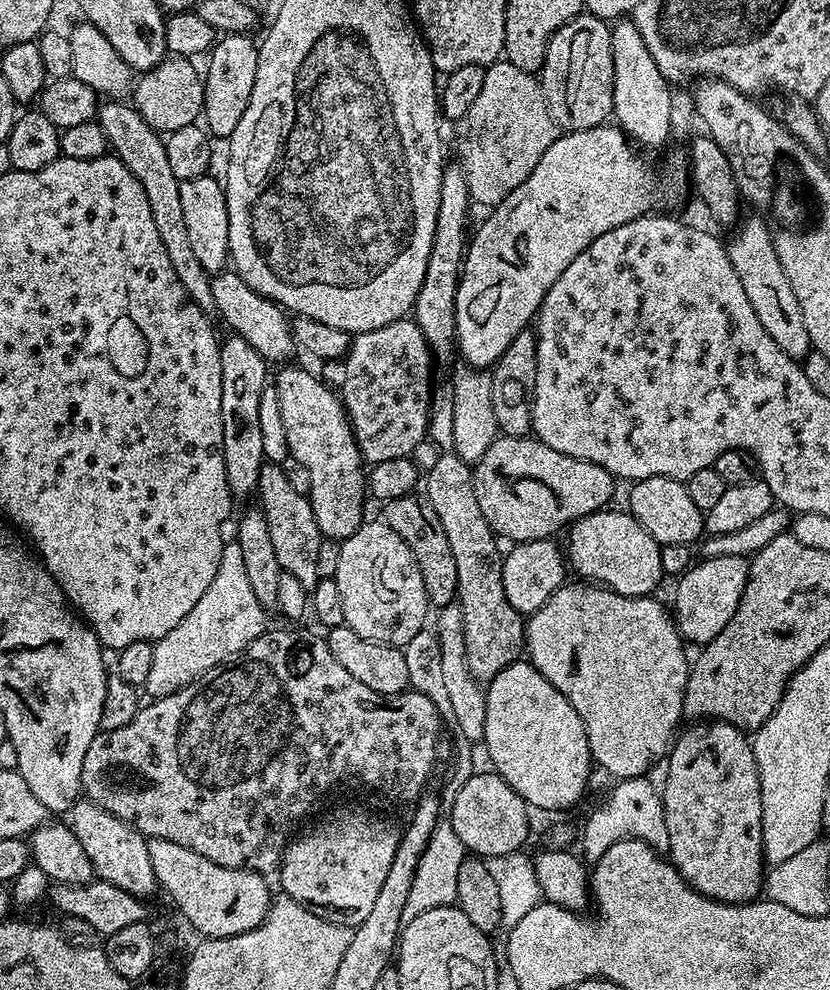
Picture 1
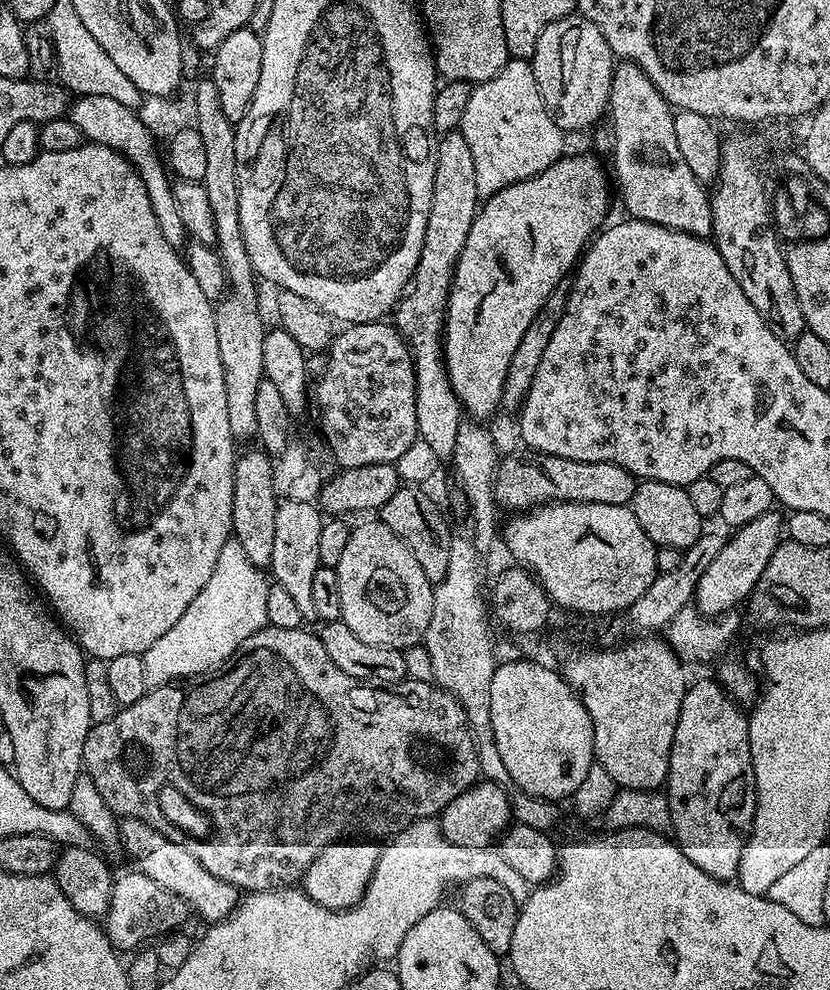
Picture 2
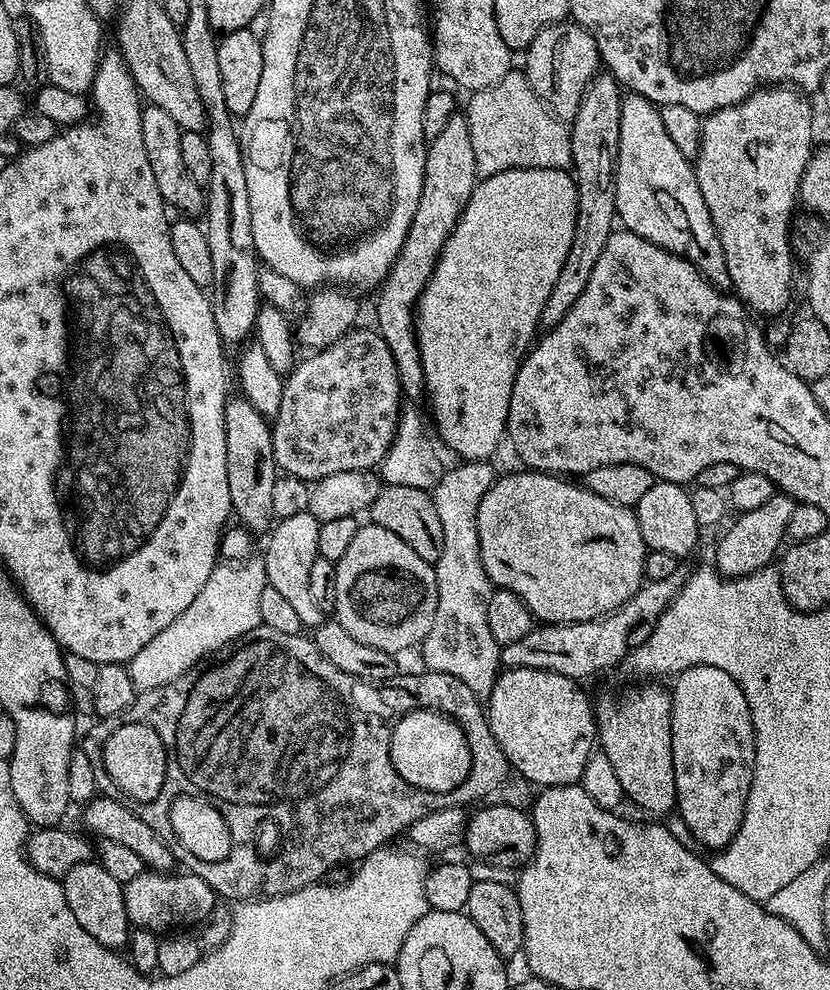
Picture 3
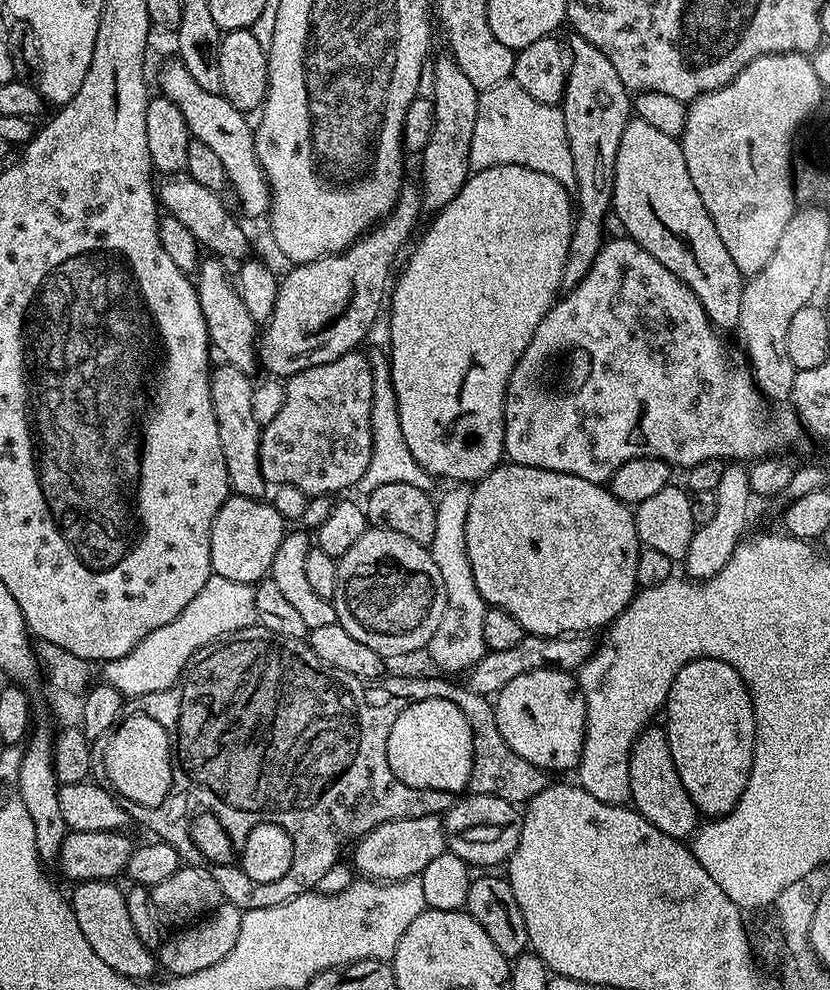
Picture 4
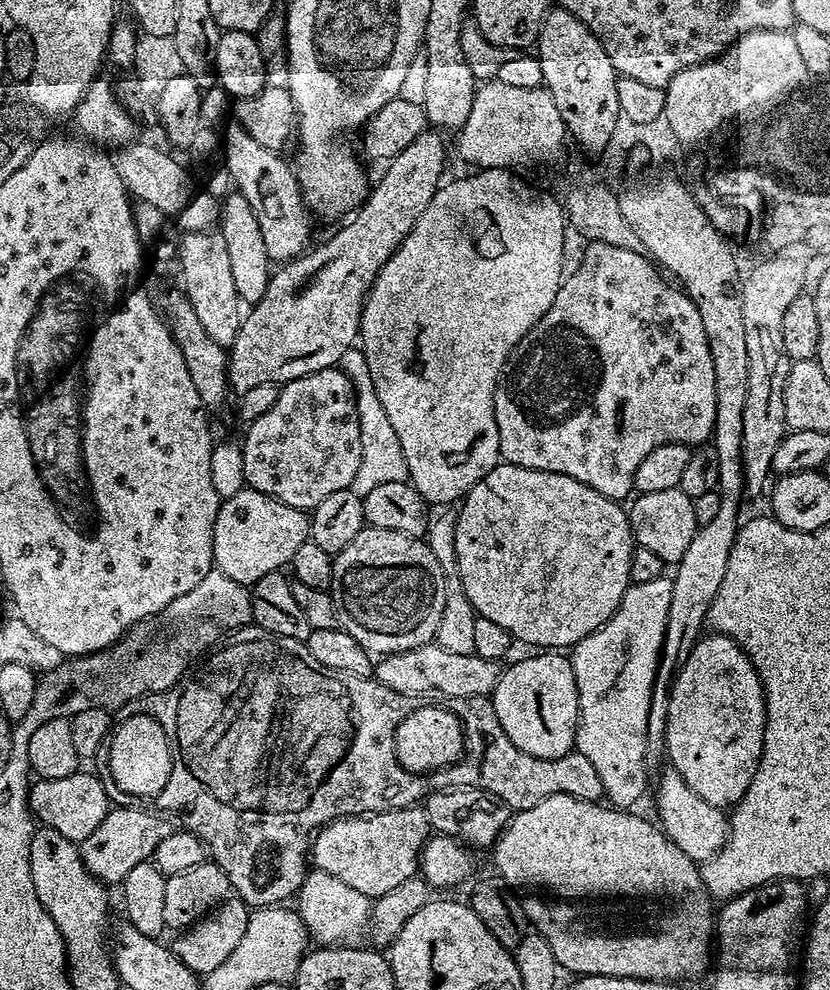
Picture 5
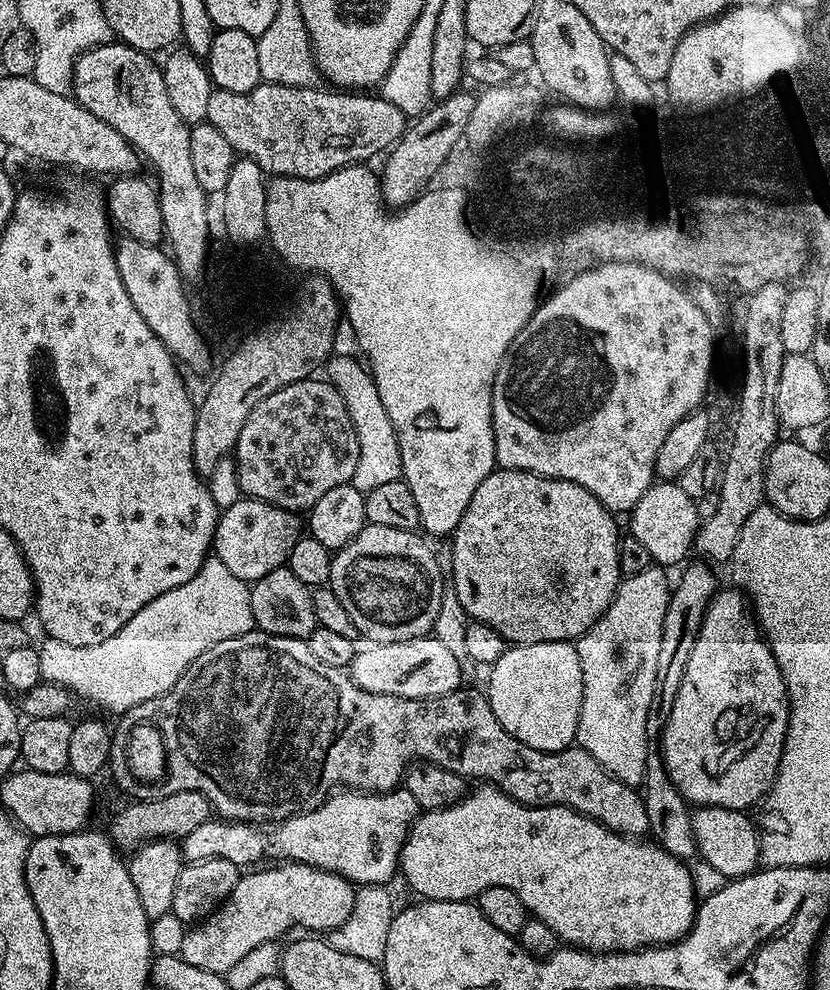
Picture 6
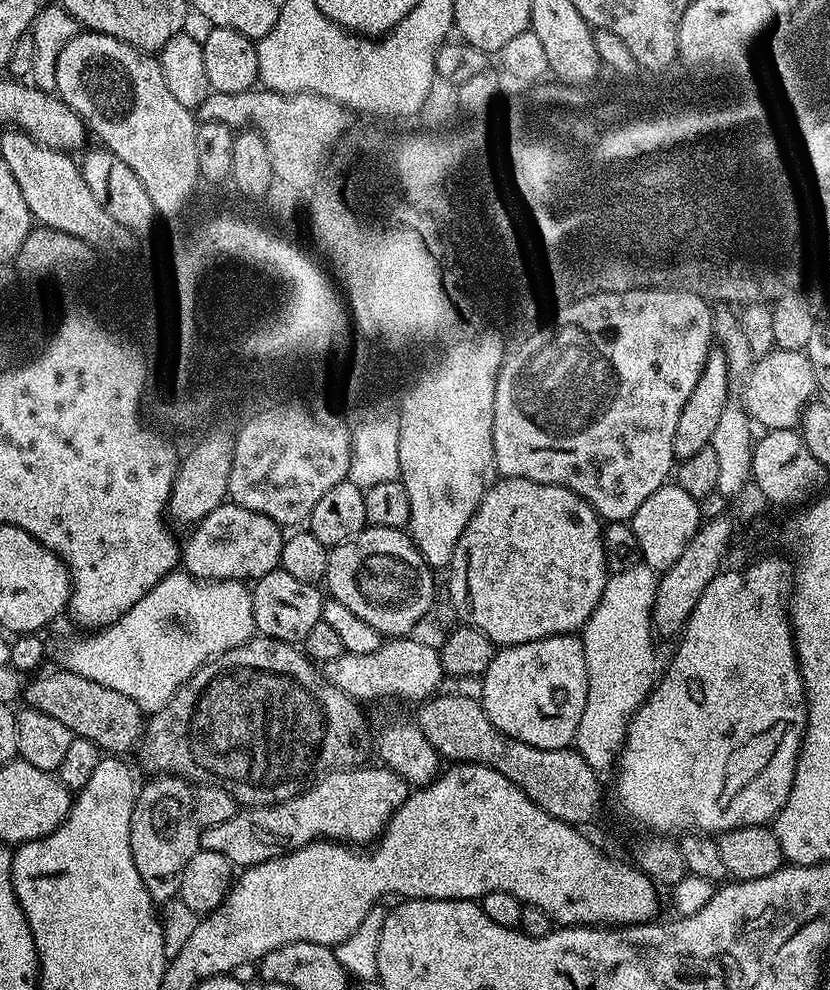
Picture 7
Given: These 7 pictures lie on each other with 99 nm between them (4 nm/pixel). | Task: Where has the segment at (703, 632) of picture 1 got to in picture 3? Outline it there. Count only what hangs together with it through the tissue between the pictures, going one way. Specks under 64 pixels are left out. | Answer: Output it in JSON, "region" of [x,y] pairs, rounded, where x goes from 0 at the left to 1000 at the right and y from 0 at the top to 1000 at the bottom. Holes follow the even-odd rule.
{"region":[[[936,499],[928,503],[928,507],[923,507],[923,511],[913,511],[913,515],[890,518],[886,522],[888,525],[873,535],[872,542],[863,554],[863,567],[860,567],[863,577],[870,582],[881,584],[902,582],[914,574],[927,573],[941,557],[940,544],[946,544],[952,519],[957,519],[959,510],[960,506],[954,502]]]}

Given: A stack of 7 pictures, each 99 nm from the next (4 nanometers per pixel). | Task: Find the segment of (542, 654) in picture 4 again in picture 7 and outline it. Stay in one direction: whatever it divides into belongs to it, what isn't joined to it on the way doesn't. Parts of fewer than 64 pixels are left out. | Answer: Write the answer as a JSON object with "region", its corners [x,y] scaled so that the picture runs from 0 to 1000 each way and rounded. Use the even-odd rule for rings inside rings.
{"region":[[[464,645],[455,657],[449,657],[446,661],[413,659],[407,665],[398,665],[388,672],[390,684],[430,709],[455,703],[483,703],[487,707],[510,708],[529,696],[525,694],[529,693],[530,686],[536,686],[537,680],[529,658],[506,646],[496,645]]]}

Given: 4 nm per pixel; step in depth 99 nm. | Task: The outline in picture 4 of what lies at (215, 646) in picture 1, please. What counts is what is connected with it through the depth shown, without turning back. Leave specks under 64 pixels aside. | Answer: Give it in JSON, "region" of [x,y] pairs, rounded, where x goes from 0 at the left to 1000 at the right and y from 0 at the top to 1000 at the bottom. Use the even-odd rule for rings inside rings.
{"region":[[[257,580],[243,597],[234,600],[234,608],[229,608],[229,612],[224,612],[210,628],[190,632],[190,636],[176,640],[176,644],[171,644],[157,661],[129,668],[124,672],[124,686],[151,705],[186,701],[210,693],[220,684],[223,675],[239,656],[278,642],[288,634],[301,634],[308,630],[307,599],[308,595],[302,590],[277,588],[277,584]]]}

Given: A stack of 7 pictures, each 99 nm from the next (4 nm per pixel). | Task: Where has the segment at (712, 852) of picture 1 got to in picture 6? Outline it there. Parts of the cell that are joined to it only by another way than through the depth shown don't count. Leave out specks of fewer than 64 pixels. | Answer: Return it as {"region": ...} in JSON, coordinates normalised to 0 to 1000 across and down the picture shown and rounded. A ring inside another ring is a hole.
{"region":[[[864,597],[858,610],[851,616],[851,624],[846,628],[846,632],[841,636],[841,644],[836,648],[836,657],[831,657],[831,666],[827,669],[827,681],[822,681],[822,689],[817,693],[817,705],[812,705],[812,717],[807,717],[807,725],[800,734],[798,759],[802,778],[807,782],[812,794],[824,803],[825,808],[839,814],[901,818],[905,817],[905,812],[911,814],[919,809],[937,782],[937,774],[945,761],[945,742],[949,740],[949,698],[947,689],[942,685],[942,679],[937,677],[937,669],[933,669],[933,661],[928,657],[924,645],[918,644],[916,631],[911,628],[902,607],[895,598],[881,597]]]}

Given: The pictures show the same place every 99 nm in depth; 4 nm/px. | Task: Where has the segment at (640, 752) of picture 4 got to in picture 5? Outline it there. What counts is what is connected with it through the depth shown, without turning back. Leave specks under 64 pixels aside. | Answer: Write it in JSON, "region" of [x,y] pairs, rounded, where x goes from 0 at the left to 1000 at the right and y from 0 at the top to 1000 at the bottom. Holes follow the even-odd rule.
{"region":[[[801,775],[794,781],[793,787],[795,789],[792,792],[789,789],[788,792],[792,824],[789,827],[807,846],[807,851],[812,851],[812,855],[817,855],[817,859],[831,863],[831,867],[840,871],[860,867],[865,863],[865,859],[870,859],[870,855],[877,849],[880,828],[873,817],[863,816],[855,810],[841,806],[841,802],[836,802],[836,798],[831,798],[831,794],[827,794],[822,782],[817,782],[814,776]]]}

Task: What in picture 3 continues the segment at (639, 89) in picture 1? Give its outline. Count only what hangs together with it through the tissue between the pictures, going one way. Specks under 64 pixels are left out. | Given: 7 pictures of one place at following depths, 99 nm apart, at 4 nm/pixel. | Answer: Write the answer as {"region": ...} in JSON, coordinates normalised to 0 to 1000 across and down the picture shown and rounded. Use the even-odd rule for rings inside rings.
{"region":[[[757,95],[749,100],[742,161],[742,216],[755,233],[807,253],[814,259],[825,259],[857,287],[877,287],[870,244],[846,200],[846,192],[841,192],[835,163],[812,147],[807,135],[802,135],[802,127],[798,127],[795,109],[777,97]]]}

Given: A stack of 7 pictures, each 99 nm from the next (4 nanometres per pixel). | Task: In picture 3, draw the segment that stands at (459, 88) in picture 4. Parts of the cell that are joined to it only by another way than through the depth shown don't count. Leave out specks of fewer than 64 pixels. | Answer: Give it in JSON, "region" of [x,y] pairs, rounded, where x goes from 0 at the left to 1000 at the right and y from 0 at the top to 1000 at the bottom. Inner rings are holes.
{"region":[[[563,116],[545,117],[537,127],[529,132],[529,136],[516,145],[513,156],[513,172],[508,184],[508,200],[504,200],[504,212],[499,212],[499,224],[494,224],[494,232],[489,236],[489,244],[484,244],[484,253],[467,275],[461,287],[457,288],[453,299],[453,327],[452,334],[458,336],[465,347],[470,349],[470,358],[475,358],[475,366],[480,370],[482,394],[488,401],[510,405],[513,400],[511,391],[511,375],[506,351],[501,344],[501,312],[506,305],[506,298],[513,293],[518,281],[525,272],[530,254],[537,248],[561,204],[566,204],[566,196],[573,191],[576,179],[571,164],[571,147],[566,143],[566,127]]]}

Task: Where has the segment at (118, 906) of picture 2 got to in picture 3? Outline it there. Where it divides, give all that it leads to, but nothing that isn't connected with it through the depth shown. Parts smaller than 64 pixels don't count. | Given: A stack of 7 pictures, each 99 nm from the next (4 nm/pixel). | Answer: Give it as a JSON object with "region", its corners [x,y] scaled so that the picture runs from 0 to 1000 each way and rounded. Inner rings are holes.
{"region":[[[176,879],[149,896],[149,910],[155,932],[160,936],[176,937],[187,941],[202,941],[222,937],[237,931],[245,932],[254,924],[263,906],[255,896],[230,881],[214,885]]]}

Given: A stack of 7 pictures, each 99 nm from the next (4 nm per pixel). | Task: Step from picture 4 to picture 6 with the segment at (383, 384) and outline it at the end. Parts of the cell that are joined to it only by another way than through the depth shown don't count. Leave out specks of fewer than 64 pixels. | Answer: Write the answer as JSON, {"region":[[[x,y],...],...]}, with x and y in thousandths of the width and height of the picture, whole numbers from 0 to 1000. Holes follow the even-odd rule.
{"region":[[[401,358],[389,369],[388,376],[395,387],[402,389],[407,398],[412,398],[412,406],[417,406],[417,414],[422,418],[422,426],[427,426],[427,438],[431,442],[431,471],[427,471],[422,488],[433,497],[441,499],[454,491],[461,491],[464,487],[483,484],[484,459],[475,426],[470,426],[465,410],[460,410],[460,398],[455,398],[455,390],[447,375],[435,365],[434,368],[424,360]]]}

